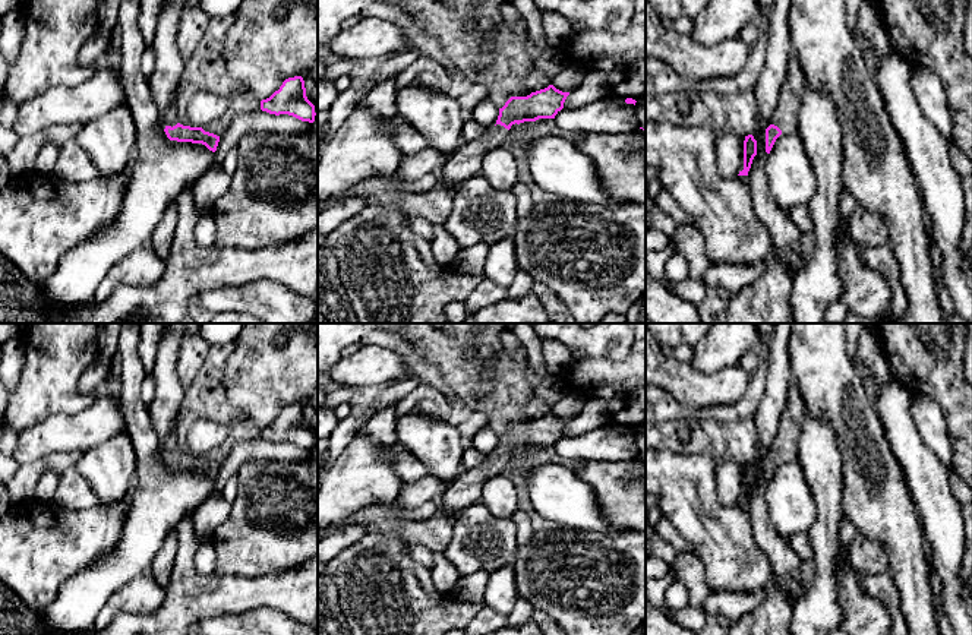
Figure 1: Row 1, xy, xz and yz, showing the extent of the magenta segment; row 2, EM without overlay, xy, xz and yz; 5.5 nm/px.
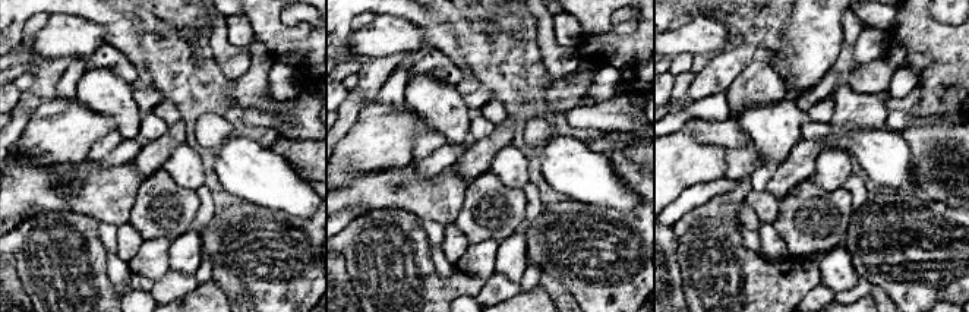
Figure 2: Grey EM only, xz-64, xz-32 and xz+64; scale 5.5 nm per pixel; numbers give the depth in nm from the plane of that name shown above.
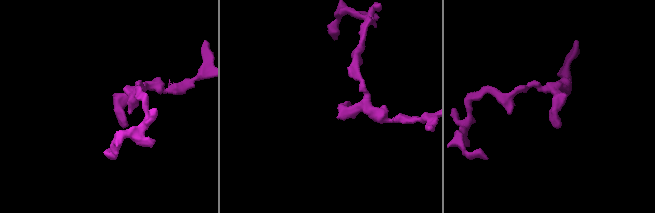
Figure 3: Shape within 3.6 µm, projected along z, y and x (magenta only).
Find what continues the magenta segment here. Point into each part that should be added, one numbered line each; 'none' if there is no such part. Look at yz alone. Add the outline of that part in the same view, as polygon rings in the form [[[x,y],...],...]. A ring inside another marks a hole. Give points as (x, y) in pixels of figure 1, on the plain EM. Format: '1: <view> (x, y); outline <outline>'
1: yz (785, 444); outline [[[790,377],[786,408],[782,414],[777,435],[771,443],[771,452],[777,454],[783,464],[798,462],[798,442],[807,413],[808,408],[798,382],[795,377]]]

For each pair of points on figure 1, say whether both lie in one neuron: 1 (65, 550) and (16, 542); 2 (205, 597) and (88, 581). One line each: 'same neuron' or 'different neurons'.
1: same neuron
2: different neurons

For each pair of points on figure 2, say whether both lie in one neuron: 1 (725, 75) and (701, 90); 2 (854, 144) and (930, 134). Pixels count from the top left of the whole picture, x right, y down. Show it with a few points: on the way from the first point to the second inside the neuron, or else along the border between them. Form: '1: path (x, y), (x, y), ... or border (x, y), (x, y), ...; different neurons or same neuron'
1: path (719, 75), (707, 84); same neuron
2: border (900, 132), (915, 169); different neurons

